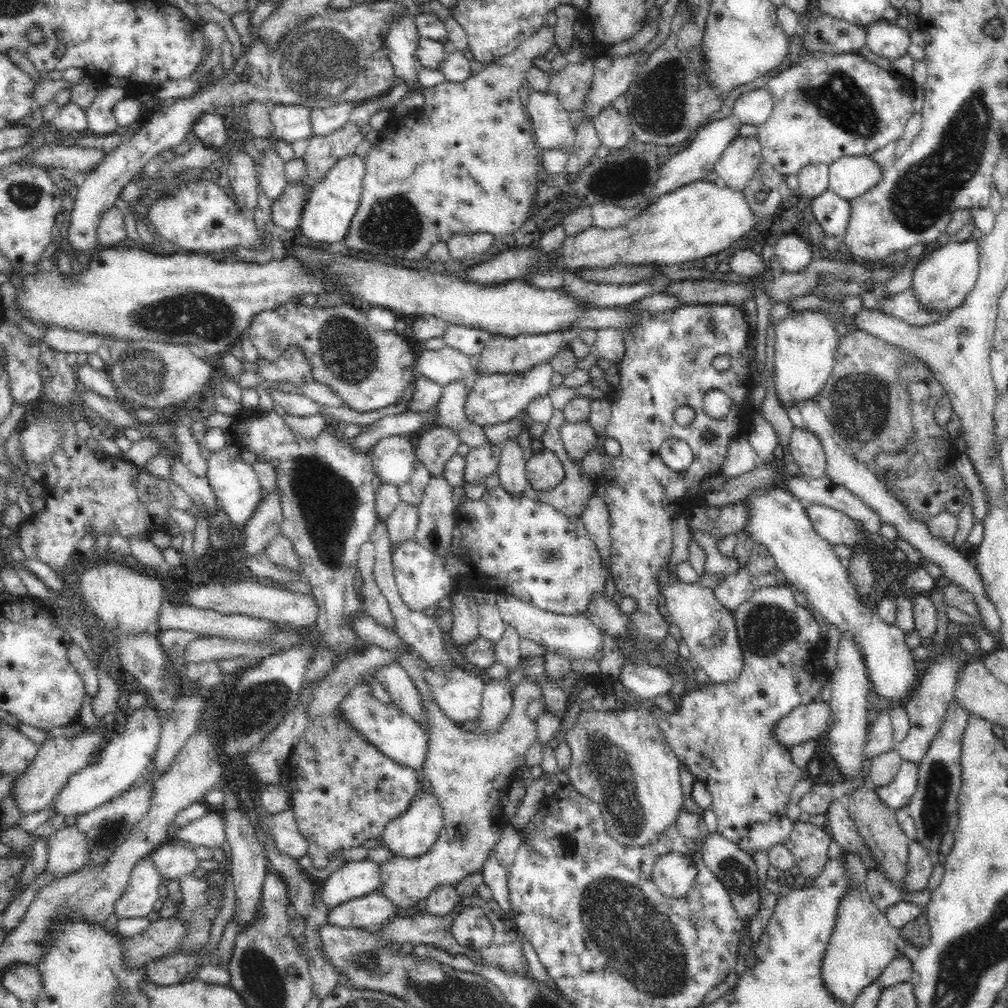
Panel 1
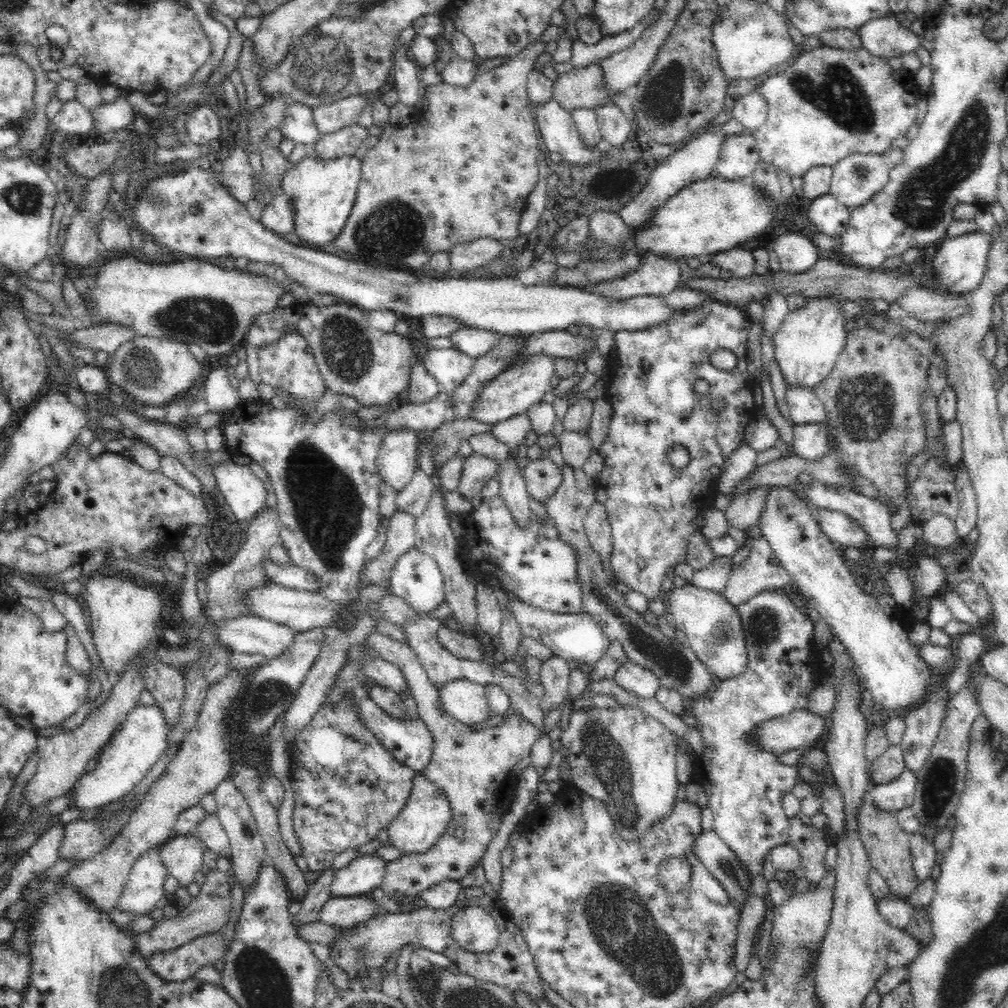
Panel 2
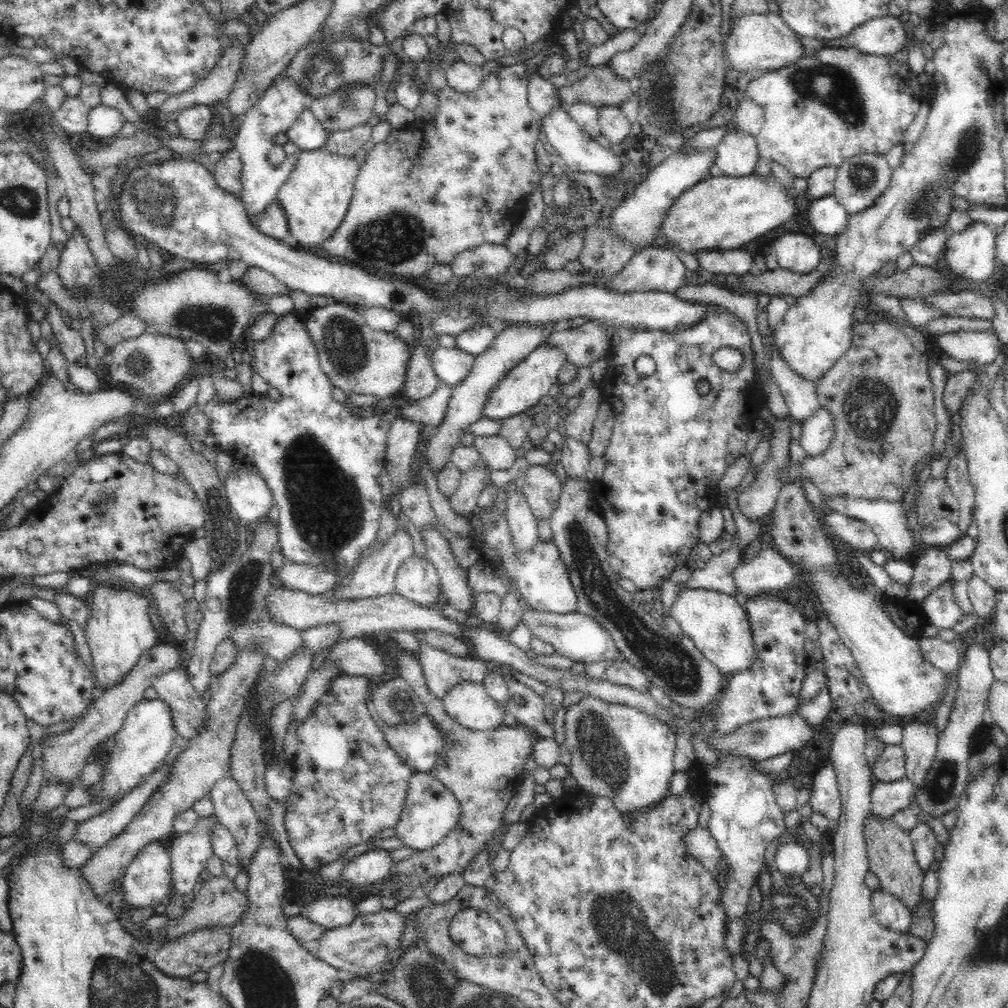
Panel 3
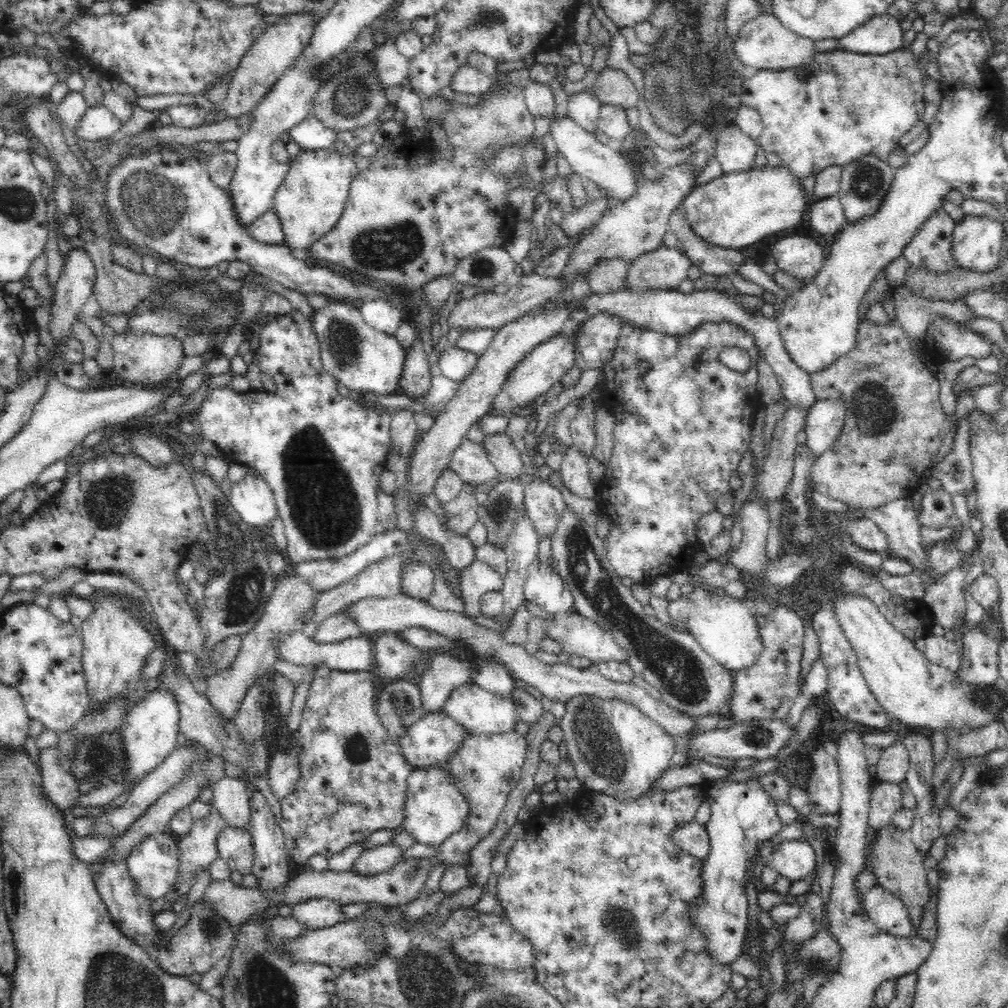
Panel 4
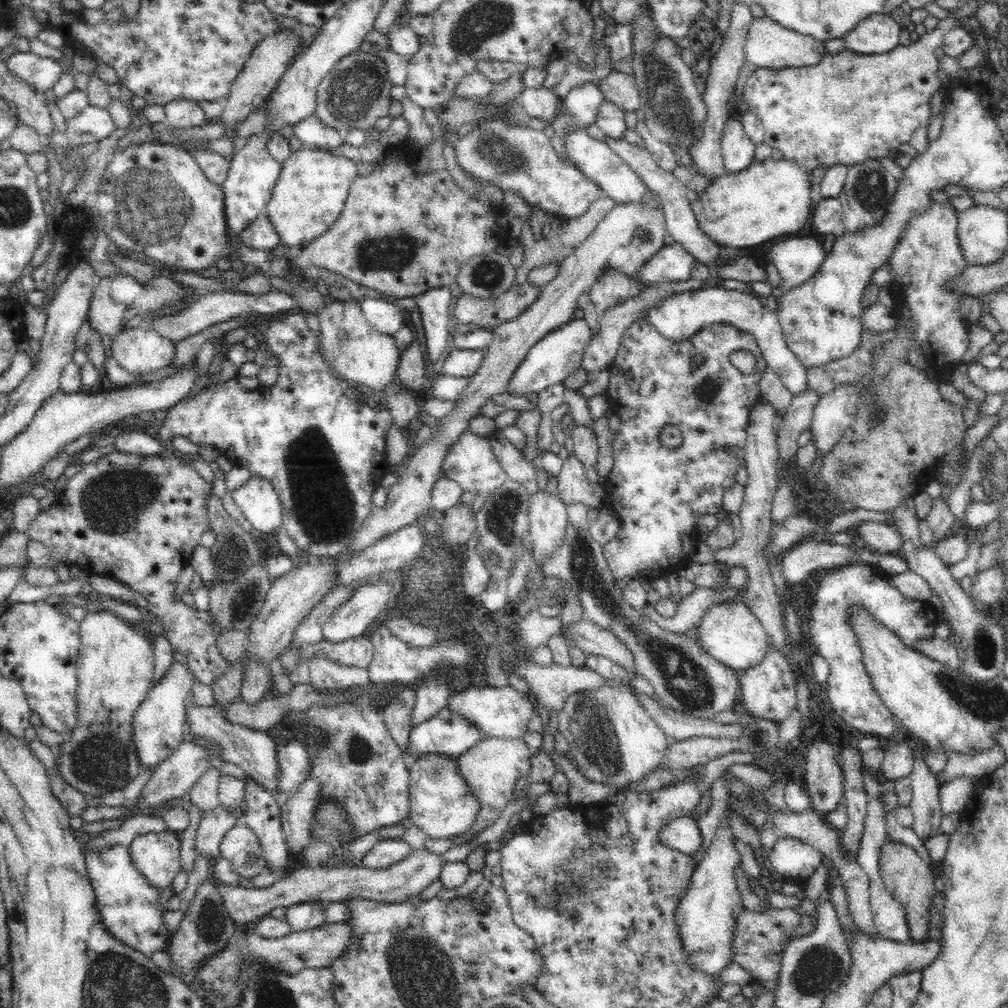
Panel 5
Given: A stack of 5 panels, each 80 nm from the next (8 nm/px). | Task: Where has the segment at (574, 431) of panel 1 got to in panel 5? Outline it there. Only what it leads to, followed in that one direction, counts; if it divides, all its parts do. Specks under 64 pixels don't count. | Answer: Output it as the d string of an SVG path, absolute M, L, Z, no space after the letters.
M570 456L564 460L564 466L560 474L556 476L558 483L558 493L565 506L570 506L572 504L576 505L586 505L590 509L601 509L606 500L605 490L599 486L597 483L590 483L586 479L584 466L581 464L580 460L576 456Z

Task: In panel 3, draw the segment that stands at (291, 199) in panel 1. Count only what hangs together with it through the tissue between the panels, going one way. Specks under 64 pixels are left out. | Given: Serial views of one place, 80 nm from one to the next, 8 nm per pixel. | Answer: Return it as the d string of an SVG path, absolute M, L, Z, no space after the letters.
M278 202L272 203L264 212L256 214L250 222L262 235L282 241L290 247L296 246L296 239L288 232L284 209L280 209Z

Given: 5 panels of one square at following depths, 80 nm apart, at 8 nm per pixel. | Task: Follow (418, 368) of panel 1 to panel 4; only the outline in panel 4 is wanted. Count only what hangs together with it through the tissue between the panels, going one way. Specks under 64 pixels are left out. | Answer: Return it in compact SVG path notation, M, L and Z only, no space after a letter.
M449 345L440 356L436 372L461 383L474 370L478 357L478 354Z

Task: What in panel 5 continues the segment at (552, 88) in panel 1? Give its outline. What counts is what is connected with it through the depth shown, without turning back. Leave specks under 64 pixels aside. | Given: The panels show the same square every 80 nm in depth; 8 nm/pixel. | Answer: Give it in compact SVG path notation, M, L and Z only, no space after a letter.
M613 71L598 81L604 99L612 102L625 113L636 112L639 108L639 92L634 78L626 73Z

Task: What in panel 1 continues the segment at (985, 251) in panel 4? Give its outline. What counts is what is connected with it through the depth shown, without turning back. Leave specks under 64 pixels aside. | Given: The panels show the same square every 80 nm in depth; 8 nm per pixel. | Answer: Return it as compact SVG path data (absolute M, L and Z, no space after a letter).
M972 236L966 240L948 241L922 257L913 270L911 287L914 294L927 306L939 312L960 306L966 295L974 288L980 274L979 240Z

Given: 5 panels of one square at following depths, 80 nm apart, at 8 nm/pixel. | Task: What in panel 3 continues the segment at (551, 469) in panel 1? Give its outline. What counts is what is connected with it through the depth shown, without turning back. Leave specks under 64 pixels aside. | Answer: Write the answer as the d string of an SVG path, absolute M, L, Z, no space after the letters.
M530 466L524 478L523 494L537 523L552 520L552 514L560 502L561 485L558 478L545 466Z

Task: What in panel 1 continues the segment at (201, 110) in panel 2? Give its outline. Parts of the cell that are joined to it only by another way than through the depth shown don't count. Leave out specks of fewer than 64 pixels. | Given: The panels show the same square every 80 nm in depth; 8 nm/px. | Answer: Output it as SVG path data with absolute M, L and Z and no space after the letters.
M207 111L202 114L192 125L192 131L196 138L216 151L227 148L229 141L226 128L220 114Z

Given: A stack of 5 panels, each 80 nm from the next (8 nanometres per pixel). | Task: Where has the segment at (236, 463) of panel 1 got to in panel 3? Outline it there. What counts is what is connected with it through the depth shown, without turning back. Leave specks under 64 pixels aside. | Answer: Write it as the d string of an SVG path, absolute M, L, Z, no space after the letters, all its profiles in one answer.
M248 468L240 470L238 474L235 474L235 472L230 473L228 478L226 478L224 487L230 507L236 512L237 517L250 526L260 524L266 520L270 509L275 504L272 492L266 482L260 477L260 474L253 473Z

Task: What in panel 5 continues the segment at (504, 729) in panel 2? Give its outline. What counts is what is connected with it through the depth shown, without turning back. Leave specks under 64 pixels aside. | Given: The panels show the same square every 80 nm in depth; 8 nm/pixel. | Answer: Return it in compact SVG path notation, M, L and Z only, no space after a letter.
M490 737L482 739L476 746L457 756L460 772L481 804L474 824L467 831L469 836L478 834L494 824L506 803L513 799L512 792L514 792L516 780L520 776L530 774L530 761L528 761L530 756L530 749L522 739Z

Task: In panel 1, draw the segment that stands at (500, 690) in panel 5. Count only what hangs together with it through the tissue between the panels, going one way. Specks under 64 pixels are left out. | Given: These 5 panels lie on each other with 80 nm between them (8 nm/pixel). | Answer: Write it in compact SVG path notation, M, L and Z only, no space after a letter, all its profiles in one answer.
M421 666L426 682L432 687L433 697L440 710L456 723L478 720L484 681L468 675L456 667L449 671L432 671Z

